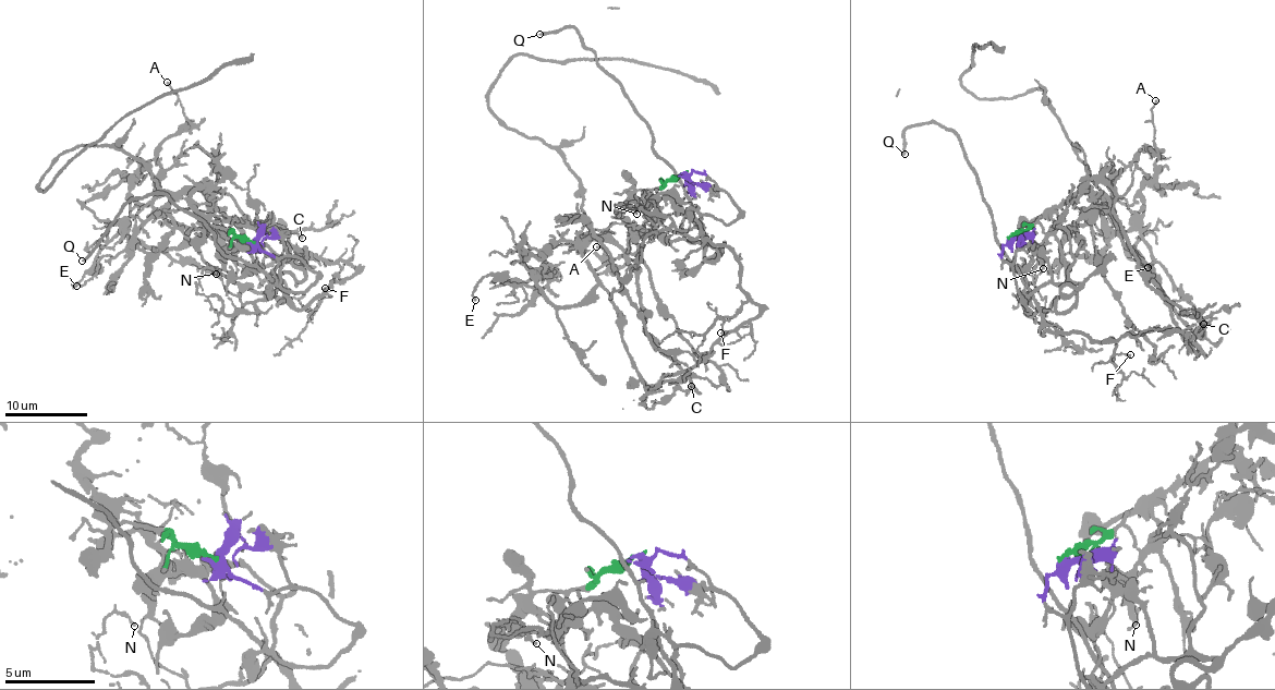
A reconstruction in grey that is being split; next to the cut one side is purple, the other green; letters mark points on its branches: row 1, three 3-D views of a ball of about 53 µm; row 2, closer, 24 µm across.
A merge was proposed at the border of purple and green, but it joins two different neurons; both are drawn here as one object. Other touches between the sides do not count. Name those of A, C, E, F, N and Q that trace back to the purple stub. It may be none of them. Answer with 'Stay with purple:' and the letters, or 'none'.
Stay with purple: F, N, Q

